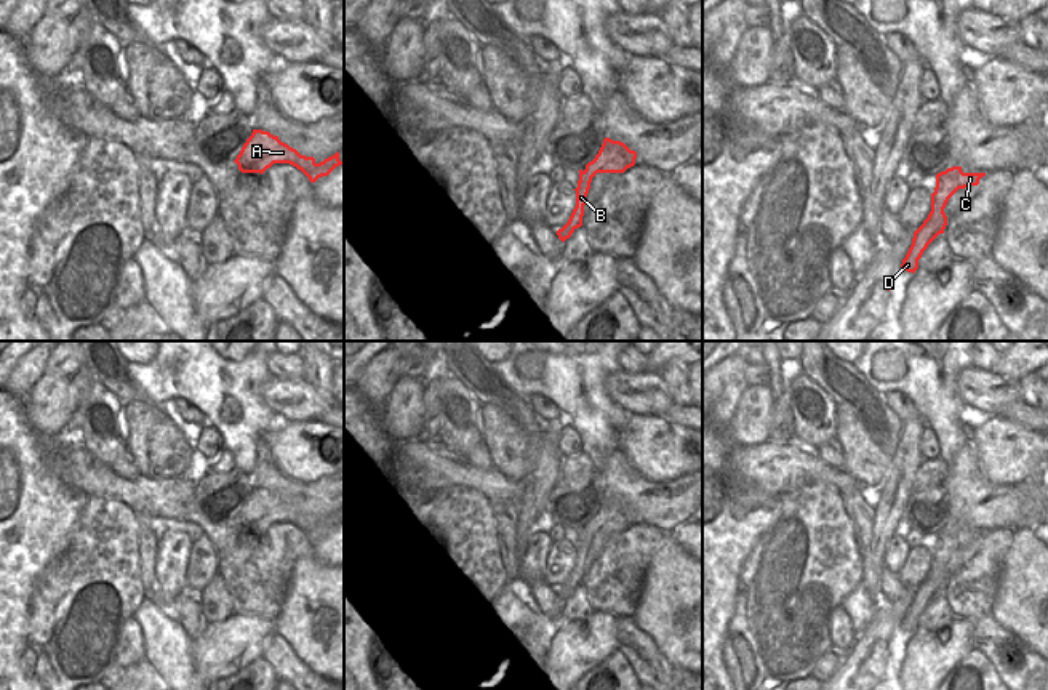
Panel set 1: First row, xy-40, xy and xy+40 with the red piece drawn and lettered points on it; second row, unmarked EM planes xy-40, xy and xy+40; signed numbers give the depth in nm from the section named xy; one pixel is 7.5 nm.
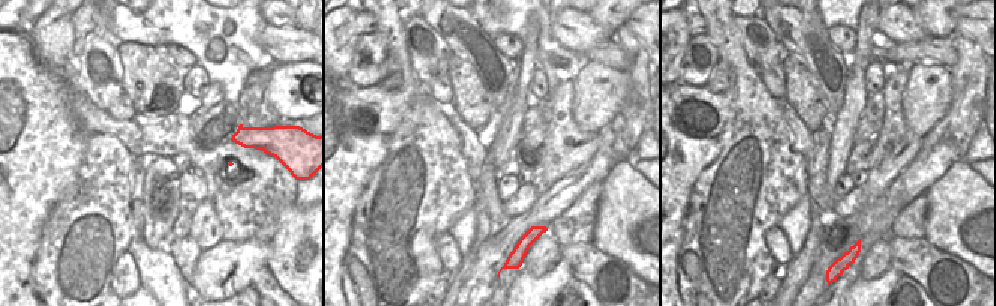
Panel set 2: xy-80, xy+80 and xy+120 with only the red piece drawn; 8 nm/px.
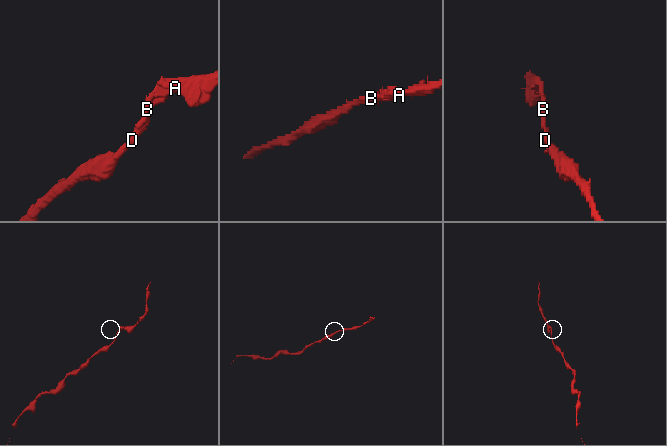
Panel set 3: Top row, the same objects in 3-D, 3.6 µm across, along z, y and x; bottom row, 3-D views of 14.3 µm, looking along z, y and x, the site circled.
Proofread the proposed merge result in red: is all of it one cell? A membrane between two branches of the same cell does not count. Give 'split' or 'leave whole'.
leave whole

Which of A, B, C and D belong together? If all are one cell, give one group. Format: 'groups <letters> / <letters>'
groups A B C D

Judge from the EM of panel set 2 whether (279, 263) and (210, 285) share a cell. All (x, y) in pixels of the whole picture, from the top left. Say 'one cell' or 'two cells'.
two cells

